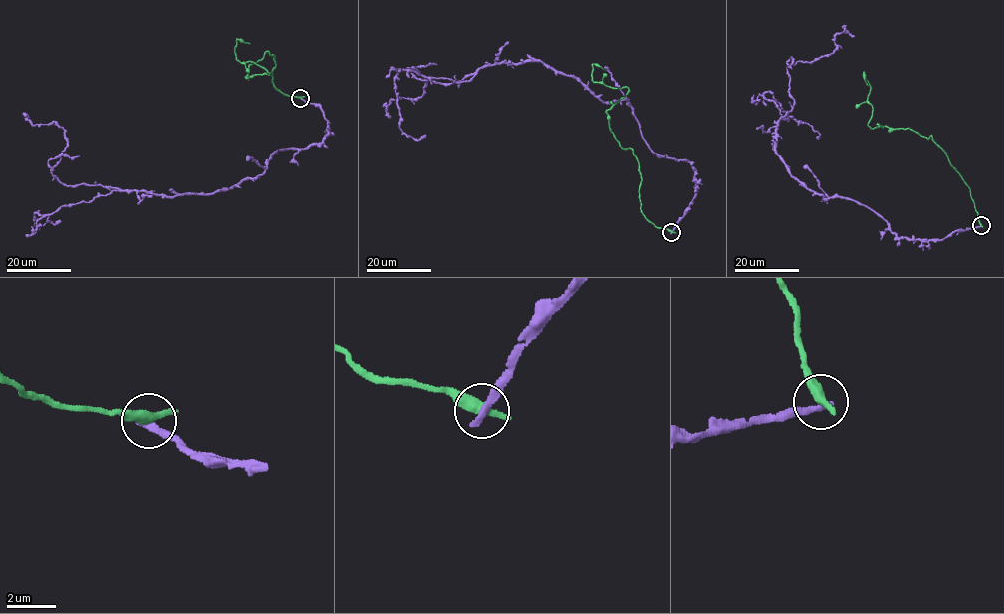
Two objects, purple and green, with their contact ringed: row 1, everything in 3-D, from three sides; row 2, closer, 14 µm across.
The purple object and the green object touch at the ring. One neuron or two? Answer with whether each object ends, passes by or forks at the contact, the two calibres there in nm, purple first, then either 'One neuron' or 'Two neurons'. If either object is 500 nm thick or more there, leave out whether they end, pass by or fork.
Thickness 320 nm (purple) against 550 nm. Two neurons

